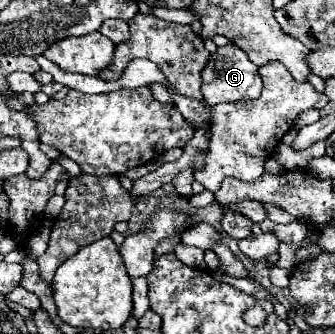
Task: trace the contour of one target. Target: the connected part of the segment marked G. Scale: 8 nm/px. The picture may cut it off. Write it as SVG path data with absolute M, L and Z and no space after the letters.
M231 42L223 48L217 48L217 52L211 54L209 64L201 72L201 78L203 78L203 96L209 106L219 102L239 102L239 100L257 98L263 88L259 68L247 58L247 54L239 46Z

